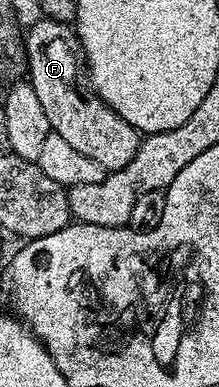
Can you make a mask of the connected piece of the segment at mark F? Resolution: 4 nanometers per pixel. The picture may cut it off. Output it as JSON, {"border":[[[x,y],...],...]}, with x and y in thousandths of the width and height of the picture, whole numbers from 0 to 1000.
{"border":[[[187,47],[174,54],[174,62],[142,65],[110,85],[105,165],[132,173],[123,212],[160,233],[178,266],[196,271],[196,295],[215,295],[233,339],[269,346],[269,357],[292,357],[338,388],[361,388],[361,398],[452,419],[452,429],[470,429],[484,447],[580,429],[580,419],[616,408],[626,380],[644,375],[648,344],[562,305],[543,305],[543,295],[525,295],[525,284],[475,269],[425,235],[425,220],[406,214],[393,178],[379,173],[370,106],[352,101],[347,80],[315,62],[274,62],[219,47]]]}

